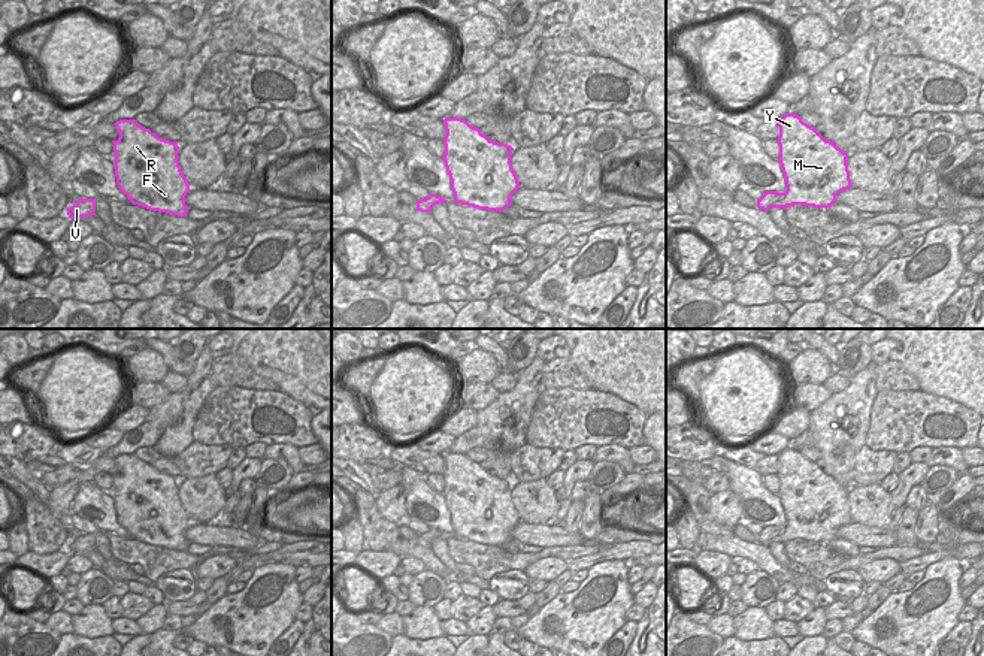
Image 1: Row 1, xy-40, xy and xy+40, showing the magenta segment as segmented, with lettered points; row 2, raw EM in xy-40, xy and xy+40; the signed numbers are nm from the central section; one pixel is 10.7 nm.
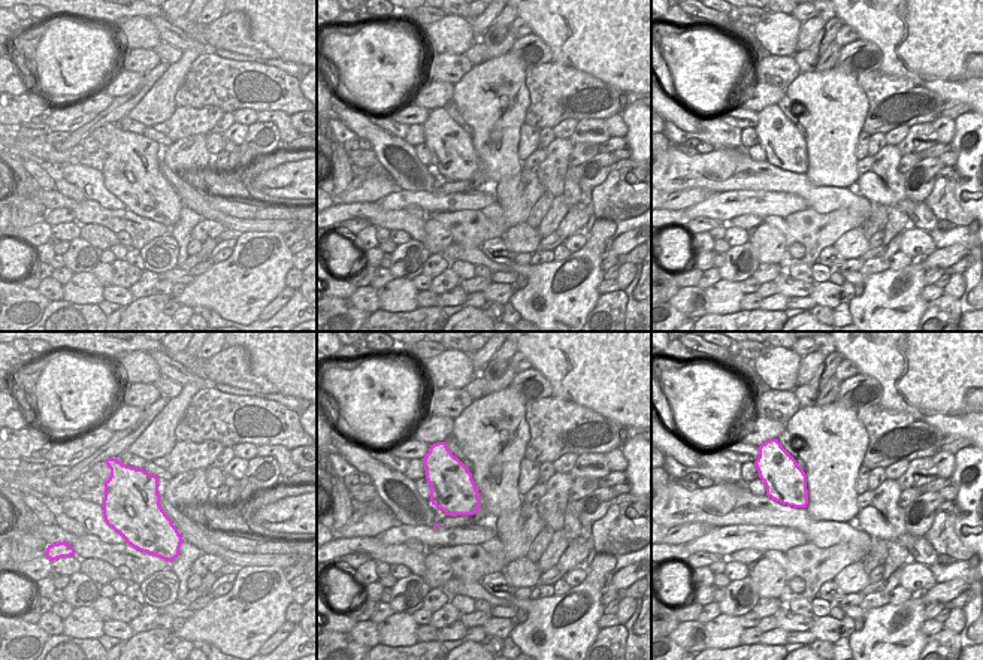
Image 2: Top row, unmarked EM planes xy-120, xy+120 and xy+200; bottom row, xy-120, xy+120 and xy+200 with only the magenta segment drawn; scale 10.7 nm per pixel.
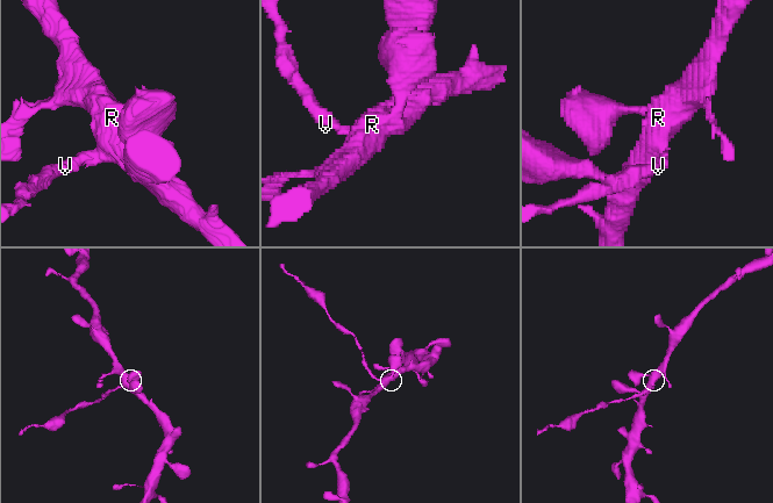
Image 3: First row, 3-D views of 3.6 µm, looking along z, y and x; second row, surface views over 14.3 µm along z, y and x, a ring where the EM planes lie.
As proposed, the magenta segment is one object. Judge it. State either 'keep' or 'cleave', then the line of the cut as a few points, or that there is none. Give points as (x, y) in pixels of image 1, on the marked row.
cleave | xy+40 (786, 193), (768, 208)

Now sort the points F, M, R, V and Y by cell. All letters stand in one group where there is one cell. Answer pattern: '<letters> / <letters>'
F M R Y / V

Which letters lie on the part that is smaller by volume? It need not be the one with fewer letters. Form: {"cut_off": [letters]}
{"cut_off": ["V"]}

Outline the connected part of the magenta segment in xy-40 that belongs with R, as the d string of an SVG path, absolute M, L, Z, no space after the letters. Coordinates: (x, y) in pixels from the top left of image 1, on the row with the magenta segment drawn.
M119 120L115 123L115 127L119 133L119 137L112 140L115 151L113 169L118 188L133 205L149 211L187 217L190 208L185 205L185 196L190 191L190 184L178 161L178 143L158 137L134 120Z

